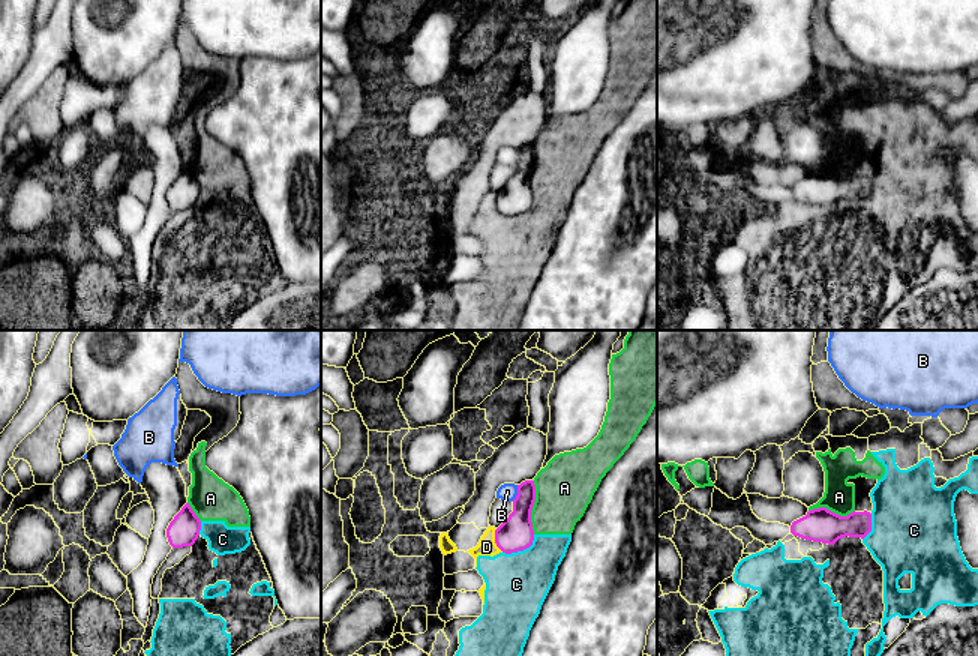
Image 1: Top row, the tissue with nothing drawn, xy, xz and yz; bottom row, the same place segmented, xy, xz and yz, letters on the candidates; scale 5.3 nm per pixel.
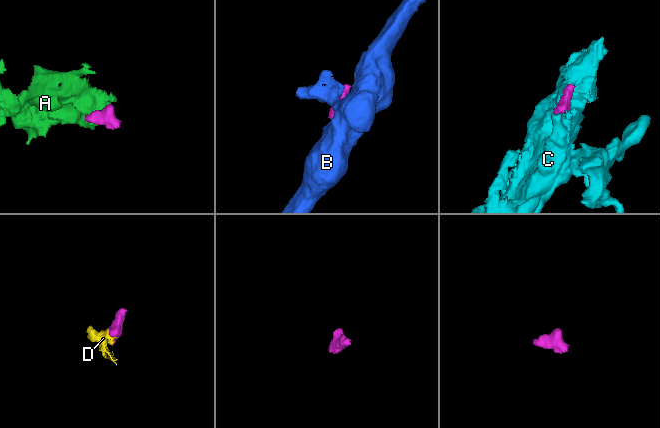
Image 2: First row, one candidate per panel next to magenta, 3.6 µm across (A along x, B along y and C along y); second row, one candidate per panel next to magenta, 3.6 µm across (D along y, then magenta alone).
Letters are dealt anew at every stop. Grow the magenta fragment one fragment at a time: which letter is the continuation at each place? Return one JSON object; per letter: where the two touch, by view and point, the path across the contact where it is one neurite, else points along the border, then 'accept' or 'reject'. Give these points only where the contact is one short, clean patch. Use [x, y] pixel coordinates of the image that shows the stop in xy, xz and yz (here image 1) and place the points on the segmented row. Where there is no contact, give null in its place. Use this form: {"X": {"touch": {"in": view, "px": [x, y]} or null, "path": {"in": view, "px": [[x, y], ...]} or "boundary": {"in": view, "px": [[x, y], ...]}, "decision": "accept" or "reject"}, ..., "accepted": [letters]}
{"A": {"touch": {"in": "xz", "px": [531, 508]}, "boundary": {"in": "xz", "px": [[534, 481], [533, 533]]}, "decision": "reject"}, "B": {"touch": {"in": "xz", "px": [518, 493]}, "boundary": {"in": "xz", "px": [[518, 485], [518, 494], [512, 500]]}, "decision": "reject"}, "C": {"touch": {"in": "xz", "px": [521, 550]}, "boundary": {"in": "xz", "px": [[534, 535], [528, 547], [519, 551], [503, 553]]}, "decision": "reject"}, "D": {"touch": {"in": "xz", "px": [495, 541]}, "boundary": {"in": "xz", "px": [[495, 529], [495, 544], [503, 551]]}, "decision": "reject"}, "accepted": []}

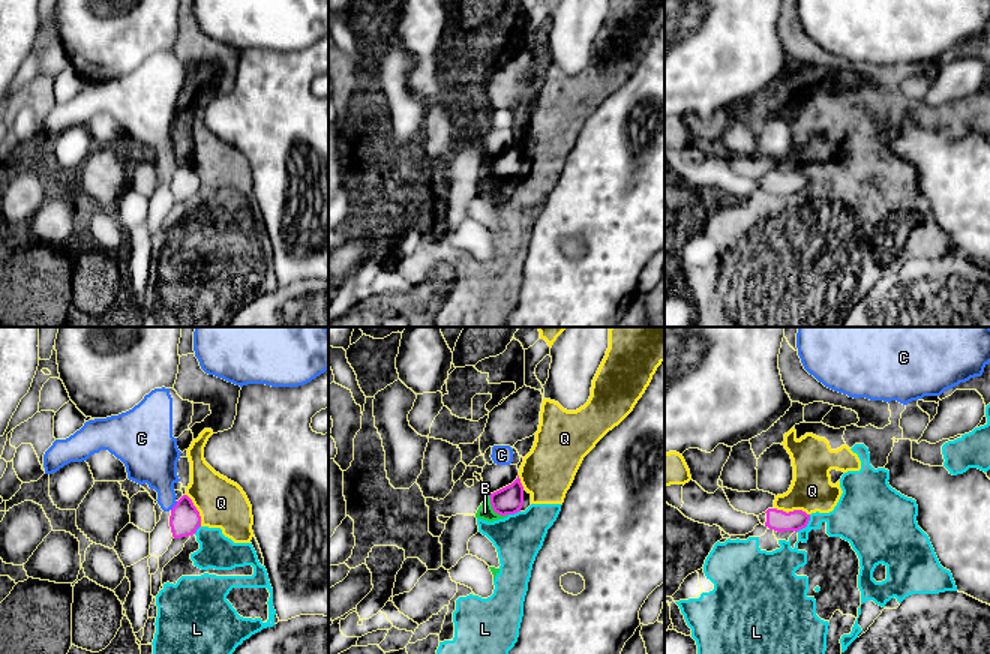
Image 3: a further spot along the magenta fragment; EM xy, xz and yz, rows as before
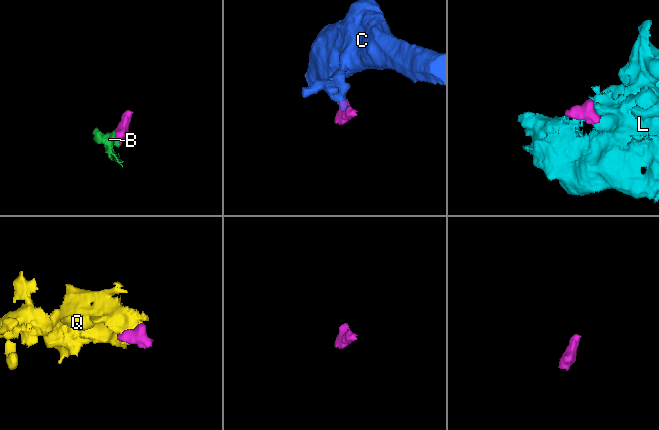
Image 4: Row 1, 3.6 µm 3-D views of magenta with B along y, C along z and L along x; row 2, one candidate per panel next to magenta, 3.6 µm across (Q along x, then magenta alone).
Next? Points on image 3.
{"B": {"touch": {"in": "xz", "px": [494, 510]}, "boundary": {"in": "xz", "px": [[488, 495], [492, 509], [507, 515]]}, "decision": "reject"}, "C": {"touch": {"in": "xy", "px": [174, 506]}, "boundary": {"in": "xy", "px": [[177, 501], [171, 510]]}, "decision": "reject"}, "L": {"touch": {"in": "yz", "px": [806, 525]}, "boundary": {"in": "yz", "px": [[810, 515], [806, 525], [795, 531]]}, "decision": "reject"}, "Q": {"touch": {"in": "yz", "px": [792, 512]}, "boundary": {"in": "yz", "px": [[774, 507], [783, 512], [804, 510], [809, 515]]}, "decision": "reject"}, "accepted": []}

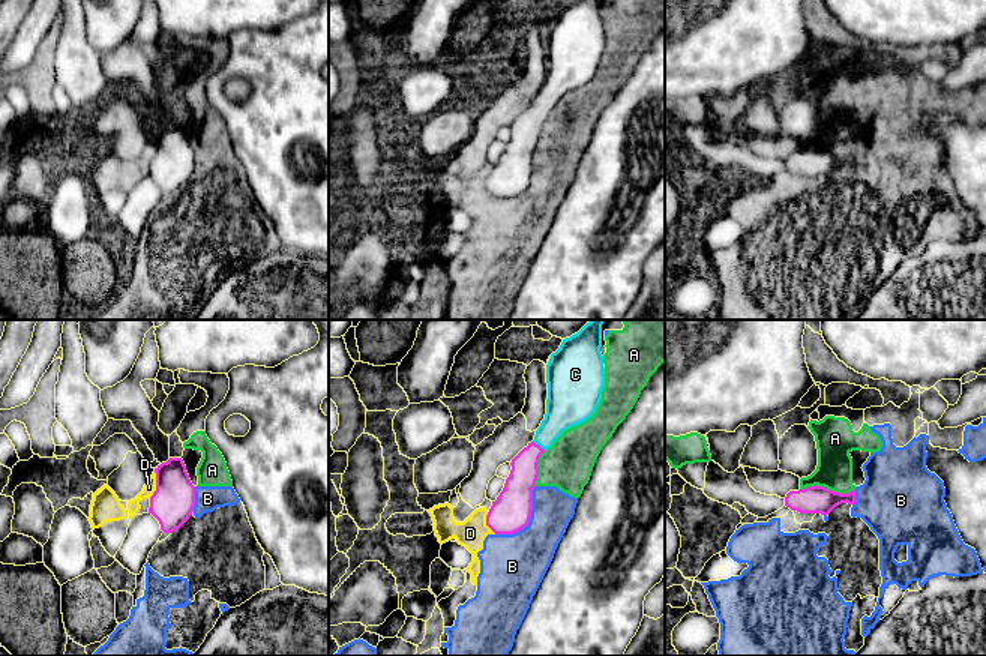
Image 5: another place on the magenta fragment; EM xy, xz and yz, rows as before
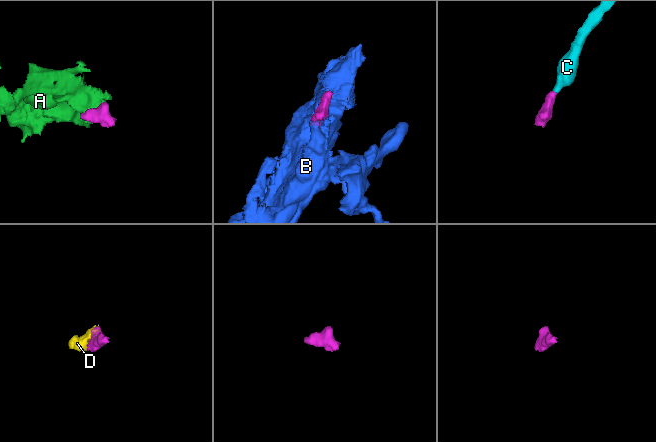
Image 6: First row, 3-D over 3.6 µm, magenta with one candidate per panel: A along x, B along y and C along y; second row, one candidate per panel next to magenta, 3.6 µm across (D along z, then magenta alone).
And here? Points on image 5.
{"A": {"touch": {"in": "yz", "px": [826, 488]}, "boundary": {"in": "yz", "px": [[800, 488], [823, 485], [841, 493], [854, 490]]}, "decision": "reject"}, "B": {"touch": {"in": "xz", "px": [529, 521]}, "boundary": {"in": "xz", "px": [[535, 485], [530, 521], [512, 533], [496, 535]]}, "decision": "reject"}, "C": {"touch": {"in": "xz", "px": [538, 445]}, "path": {"in": "xz", "px": [[520, 485], [524, 464], [538, 445], [565, 407]]}, "decision": "accept"}, "D": {"touch": {"in": "xy", "px": [156, 485]}, "boundary": {"in": "xy", "px": [[155, 472], [155, 491], [150, 497]]}, "decision": "reject"}, "accepted": ["C"]}

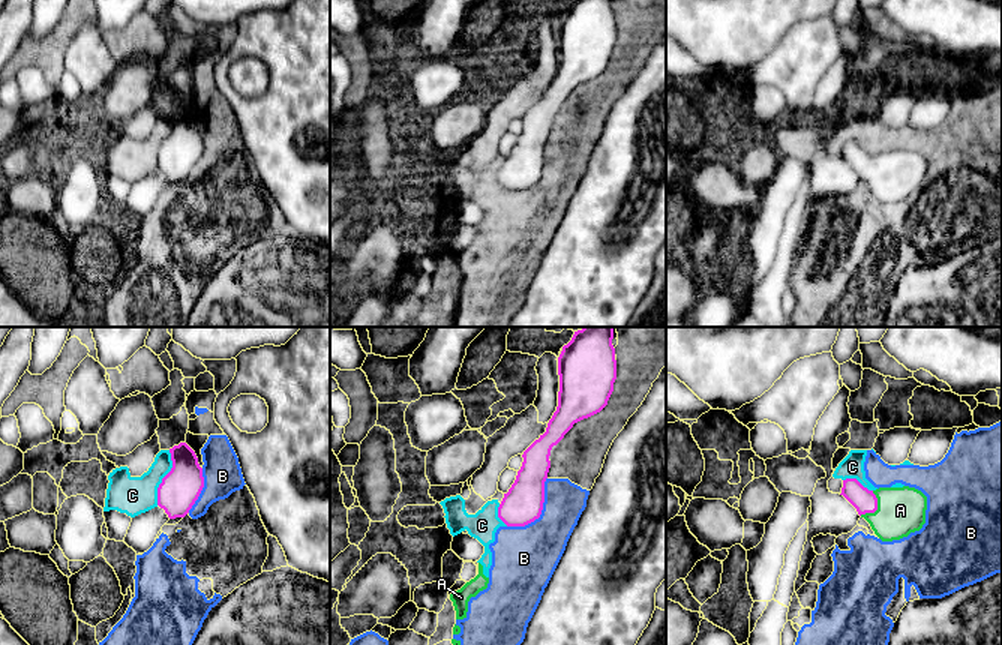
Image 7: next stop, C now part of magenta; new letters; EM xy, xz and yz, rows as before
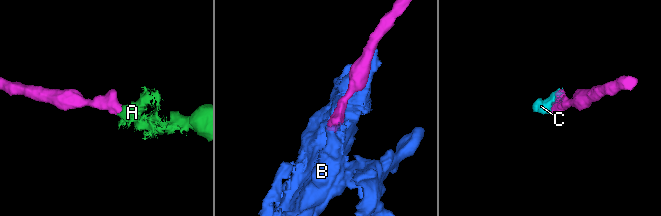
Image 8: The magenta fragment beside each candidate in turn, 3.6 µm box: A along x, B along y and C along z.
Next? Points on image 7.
{"A": {"touch": {"in": "yz", "px": [876, 509]}, "path": {"in": "yz", "px": [[861, 498], [876, 509], [900, 510]]}, "decision": "accept"}, "B": {"touch": {"in": "xz", "px": [540, 513]}, "decision": "reject"}, "C": {"touch": {"in": "xy", "px": [164, 477]}, "boundary": {"in": "xy", "px": [[170, 450], [171, 470], [158, 488], [156, 504]]}, "decision": "reject"}, "accepted": ["A"]}

